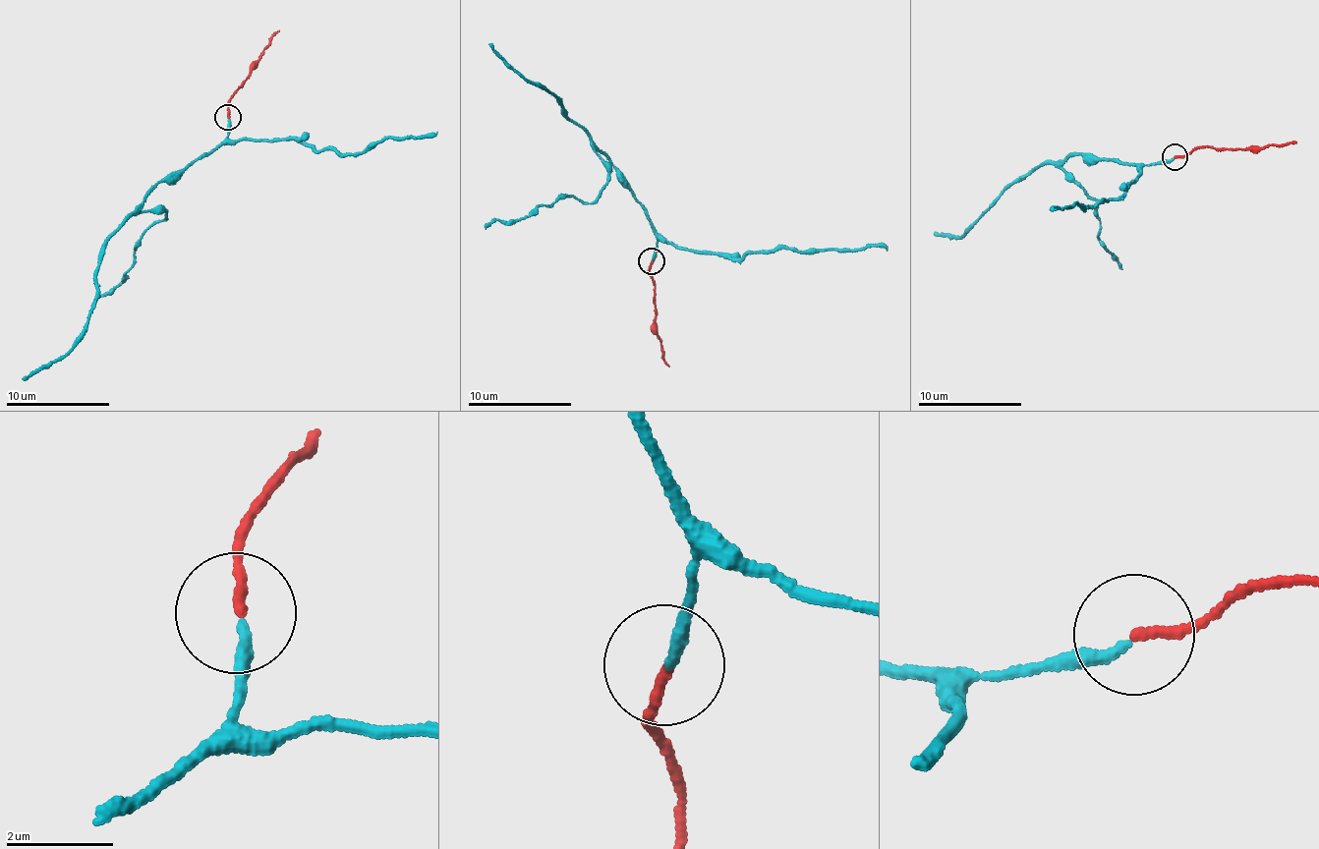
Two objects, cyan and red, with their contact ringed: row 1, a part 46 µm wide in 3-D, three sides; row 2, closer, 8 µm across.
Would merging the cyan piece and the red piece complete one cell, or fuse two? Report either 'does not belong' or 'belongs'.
belongs

